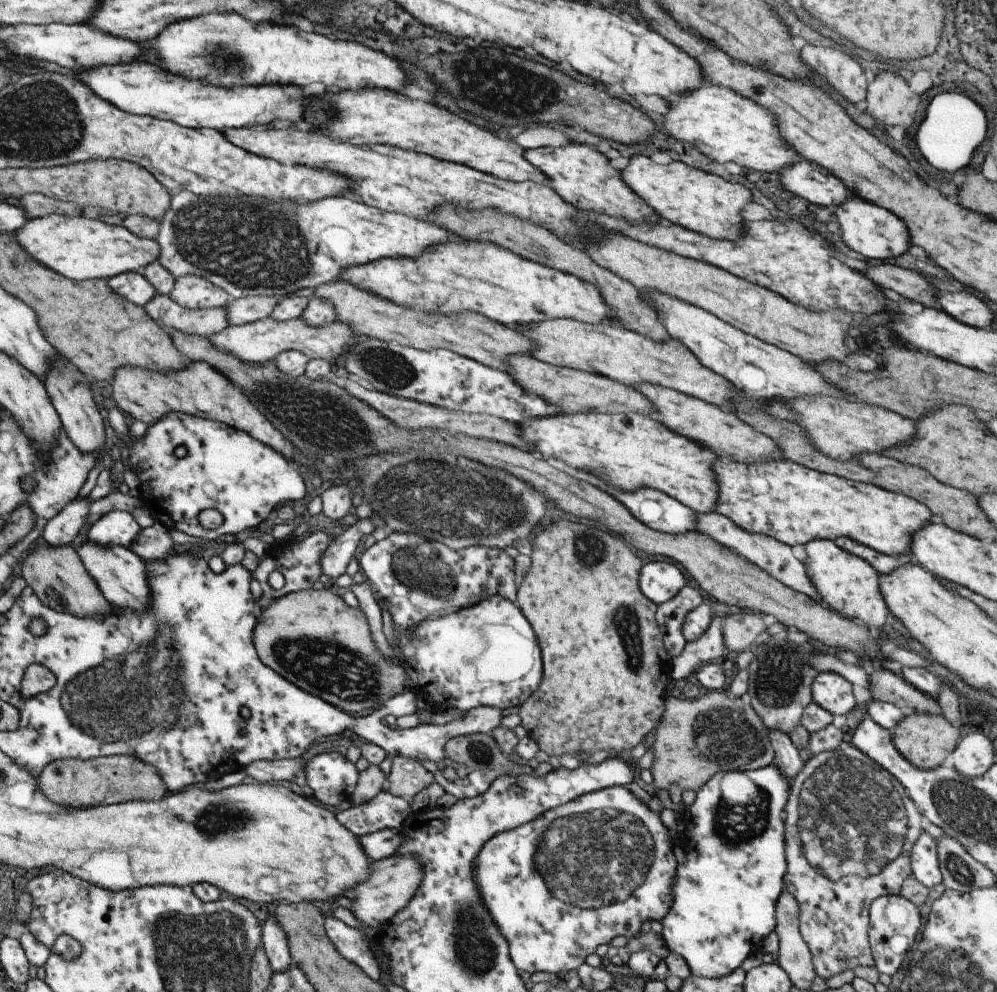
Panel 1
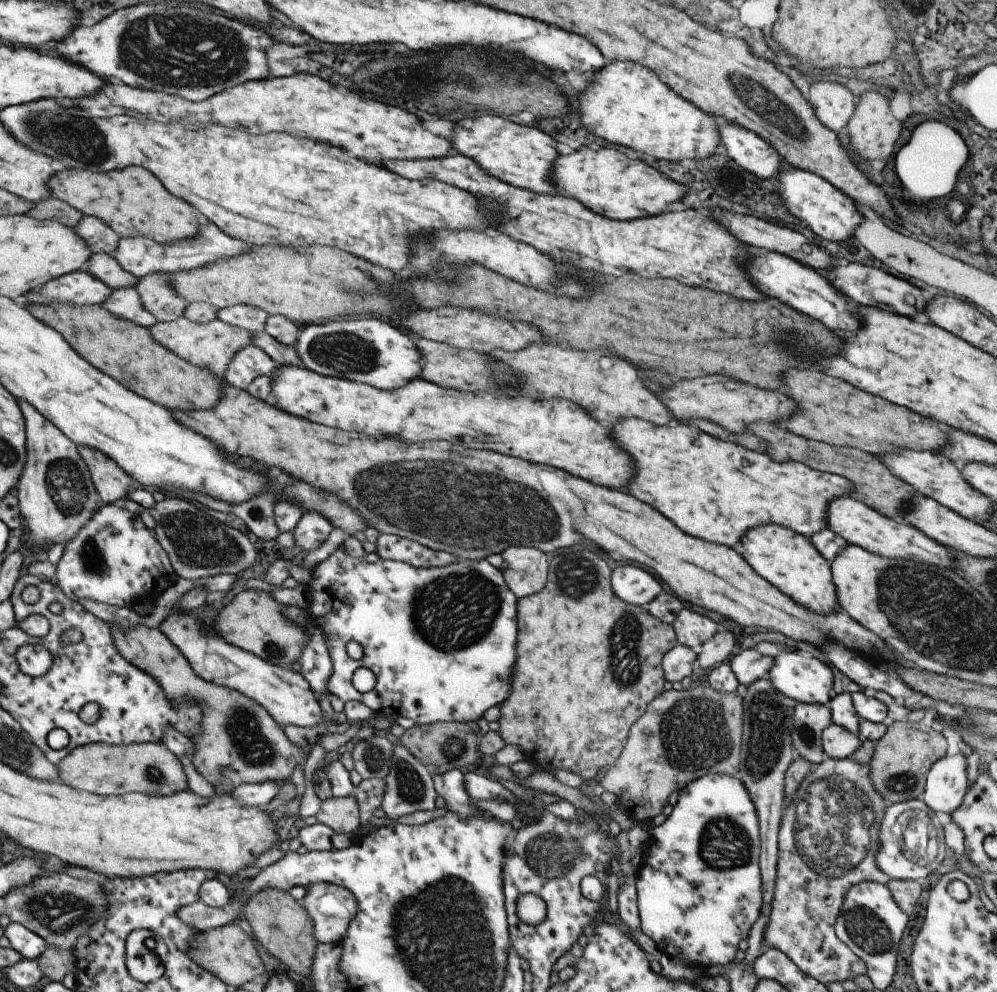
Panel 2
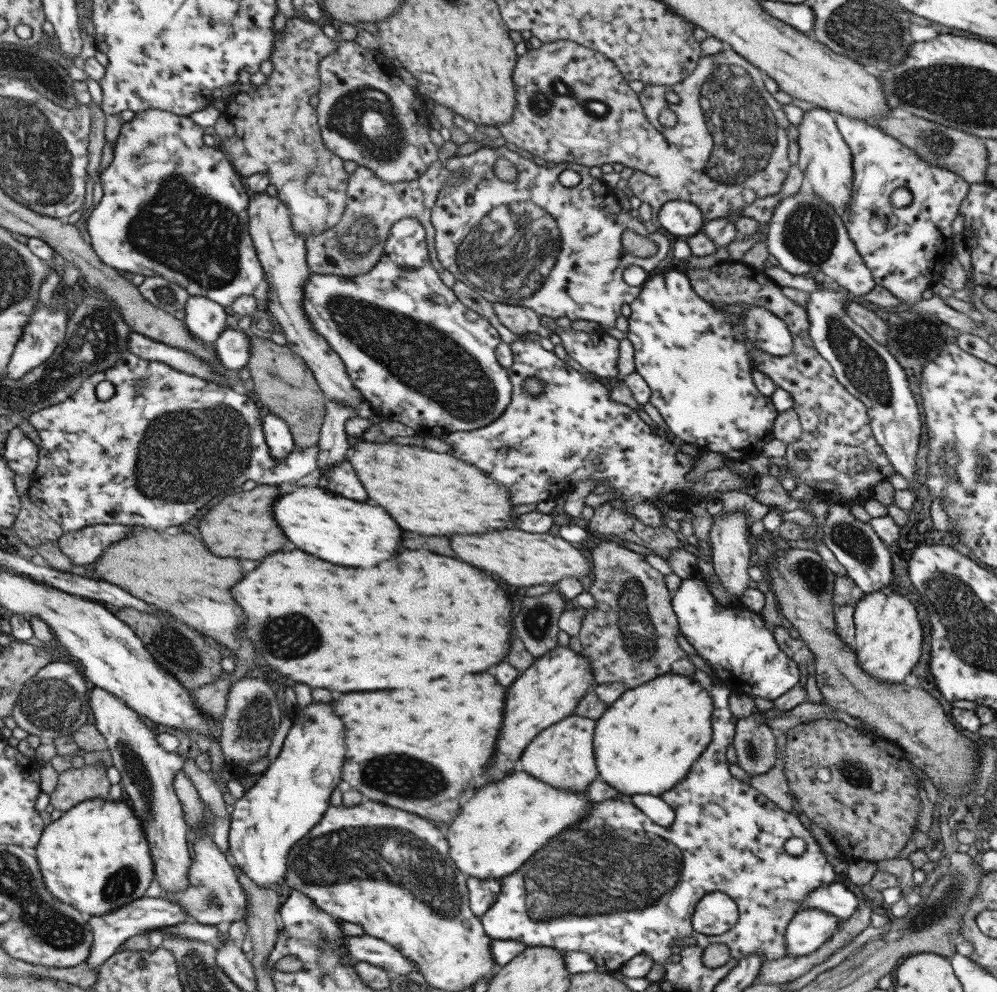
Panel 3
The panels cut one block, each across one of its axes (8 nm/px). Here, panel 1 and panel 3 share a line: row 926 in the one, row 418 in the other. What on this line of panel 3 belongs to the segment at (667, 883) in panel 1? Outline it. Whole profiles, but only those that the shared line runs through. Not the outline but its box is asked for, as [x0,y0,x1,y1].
[444,339,754,528]

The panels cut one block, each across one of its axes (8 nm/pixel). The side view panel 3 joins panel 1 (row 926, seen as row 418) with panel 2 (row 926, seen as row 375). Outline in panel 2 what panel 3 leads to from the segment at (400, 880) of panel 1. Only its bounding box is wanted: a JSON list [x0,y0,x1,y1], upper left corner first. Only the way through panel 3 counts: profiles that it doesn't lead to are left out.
[300,880,358,943]

